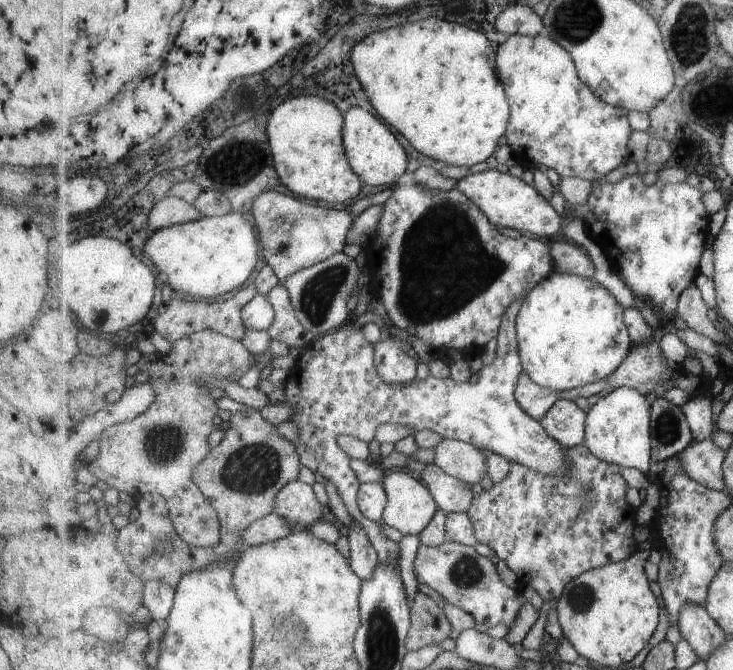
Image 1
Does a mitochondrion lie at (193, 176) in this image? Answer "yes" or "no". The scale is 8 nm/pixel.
no

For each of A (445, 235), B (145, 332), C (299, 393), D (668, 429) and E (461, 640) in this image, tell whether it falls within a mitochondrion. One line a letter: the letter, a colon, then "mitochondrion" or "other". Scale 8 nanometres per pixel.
A: mitochondrion
B: other
C: other
D: mitochondrion
E: other

